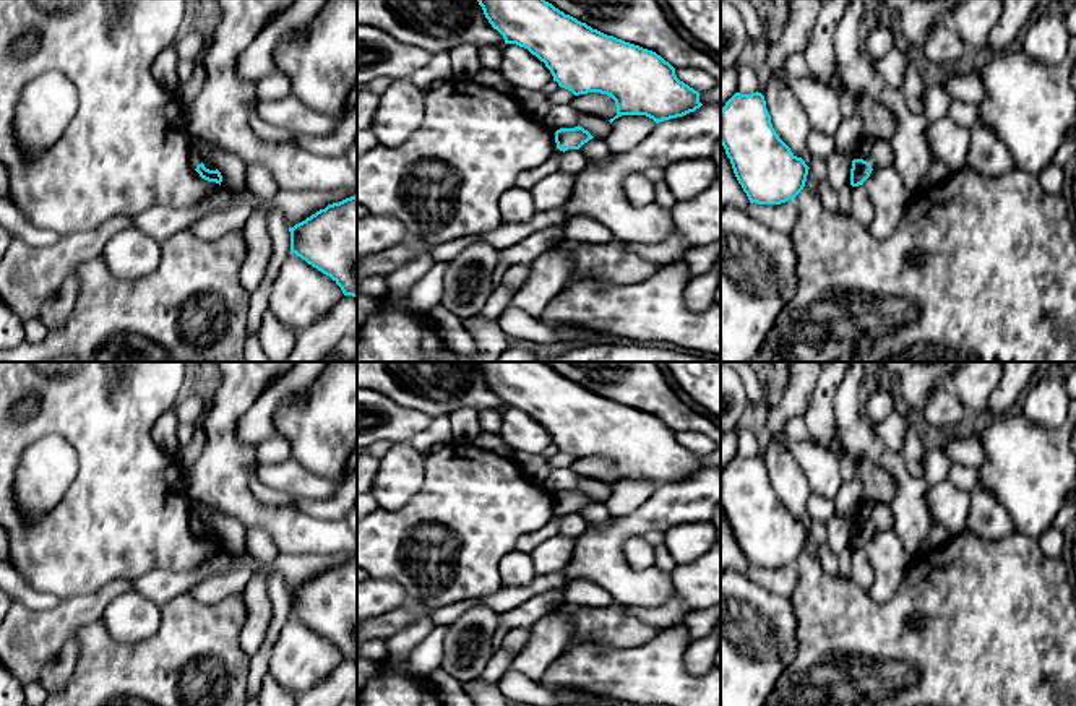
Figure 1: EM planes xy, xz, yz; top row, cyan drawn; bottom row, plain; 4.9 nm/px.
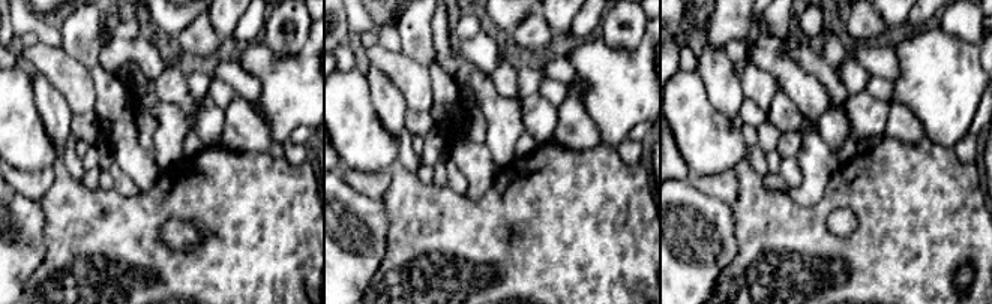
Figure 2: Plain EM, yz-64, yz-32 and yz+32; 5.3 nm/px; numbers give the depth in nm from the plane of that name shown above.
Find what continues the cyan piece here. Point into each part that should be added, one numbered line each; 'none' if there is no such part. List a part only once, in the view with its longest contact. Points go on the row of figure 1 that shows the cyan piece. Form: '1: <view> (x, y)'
none

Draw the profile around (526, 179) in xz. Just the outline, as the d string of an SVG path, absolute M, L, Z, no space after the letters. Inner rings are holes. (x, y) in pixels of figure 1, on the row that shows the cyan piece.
M557 143L553 144L555 154L547 159L542 166L536 167L536 169L527 169L523 170L518 179L516 179L516 187L518 188L527 188L531 190L534 185L537 185L540 180L544 180L545 177L549 177L550 174L558 170L560 166L560 154L563 151L560 151L557 148Z

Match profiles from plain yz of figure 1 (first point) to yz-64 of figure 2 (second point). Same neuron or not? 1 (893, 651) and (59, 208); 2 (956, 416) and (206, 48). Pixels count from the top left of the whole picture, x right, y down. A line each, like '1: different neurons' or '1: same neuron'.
1: same neuron
2: same neuron

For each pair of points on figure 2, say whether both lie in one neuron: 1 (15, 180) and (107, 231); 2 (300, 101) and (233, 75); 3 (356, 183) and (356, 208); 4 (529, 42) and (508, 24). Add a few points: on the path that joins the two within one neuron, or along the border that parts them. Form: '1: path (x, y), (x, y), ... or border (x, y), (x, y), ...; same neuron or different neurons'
1: border (54, 166), (53, 184), (38, 199); different neurons
2: border (236, 60), (258, 81), (260, 95), (252, 107); different neurons
3: border (339, 174), (359, 192), (380, 199); different neurons
4: border (527, 15), (511, 36); different neurons

